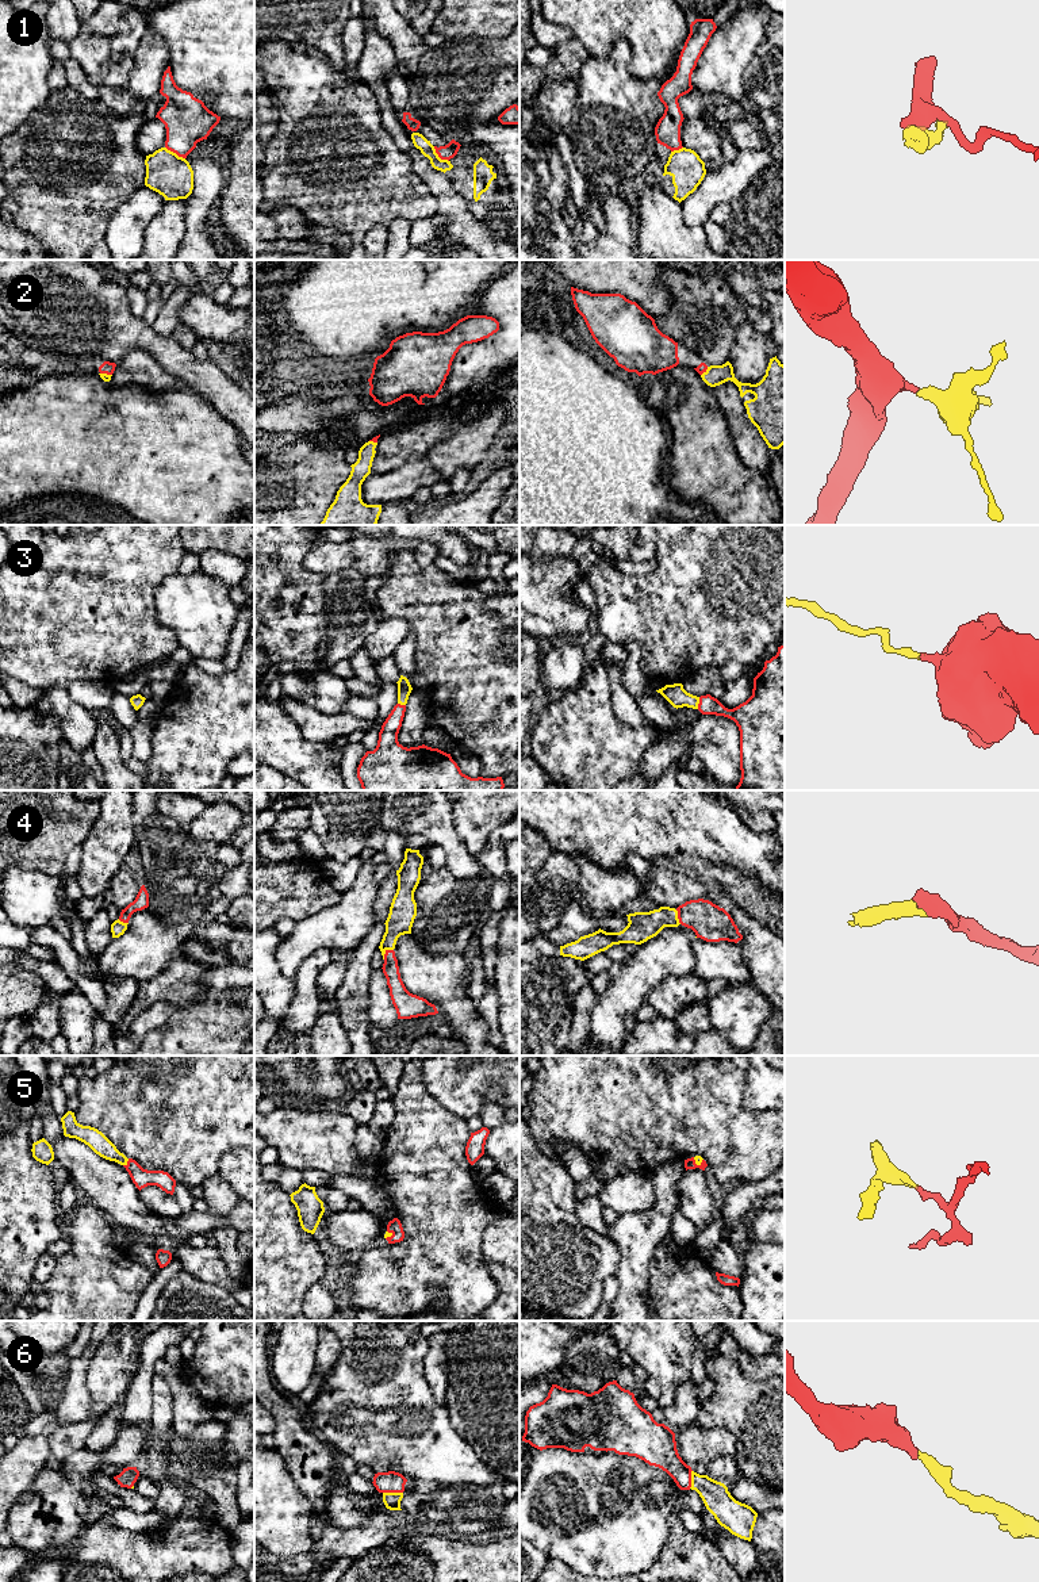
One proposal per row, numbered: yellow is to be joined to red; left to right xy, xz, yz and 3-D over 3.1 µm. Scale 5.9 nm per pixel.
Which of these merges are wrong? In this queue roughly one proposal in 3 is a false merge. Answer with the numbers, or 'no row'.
1

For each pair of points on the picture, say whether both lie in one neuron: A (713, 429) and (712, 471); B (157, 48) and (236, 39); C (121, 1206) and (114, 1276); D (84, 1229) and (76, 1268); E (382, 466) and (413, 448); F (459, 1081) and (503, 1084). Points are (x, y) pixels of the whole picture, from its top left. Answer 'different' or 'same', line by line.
A: same
B: different
C: different
D: same
E: same
F: same

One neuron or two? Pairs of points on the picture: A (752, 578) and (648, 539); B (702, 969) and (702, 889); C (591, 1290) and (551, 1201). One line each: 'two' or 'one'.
A: two
B: two
C: one

